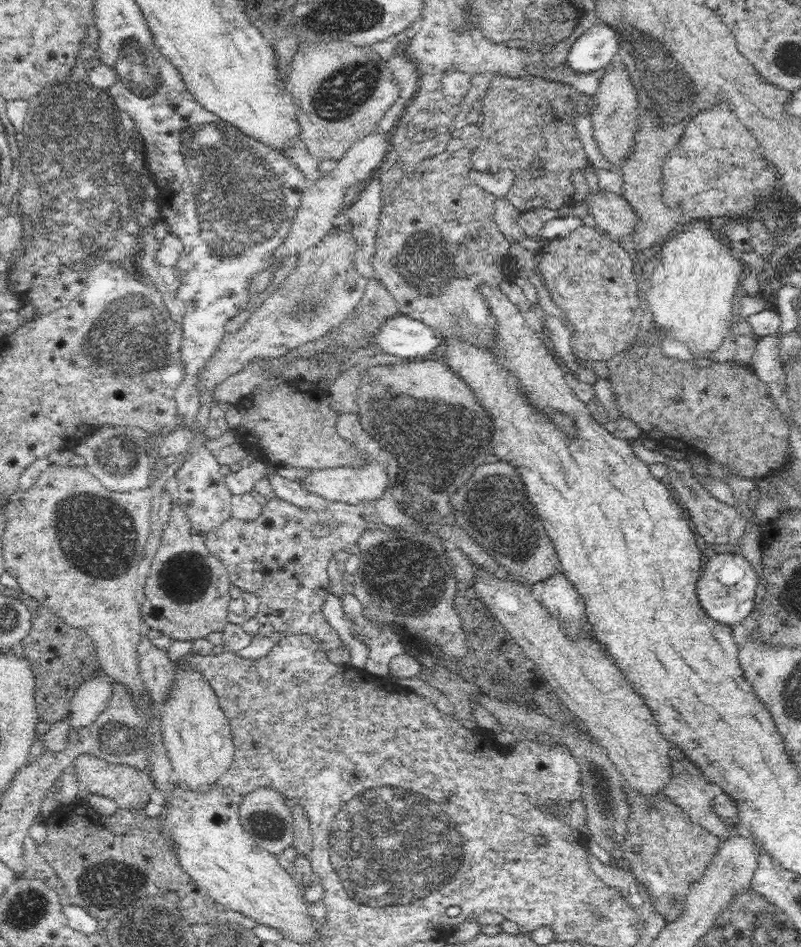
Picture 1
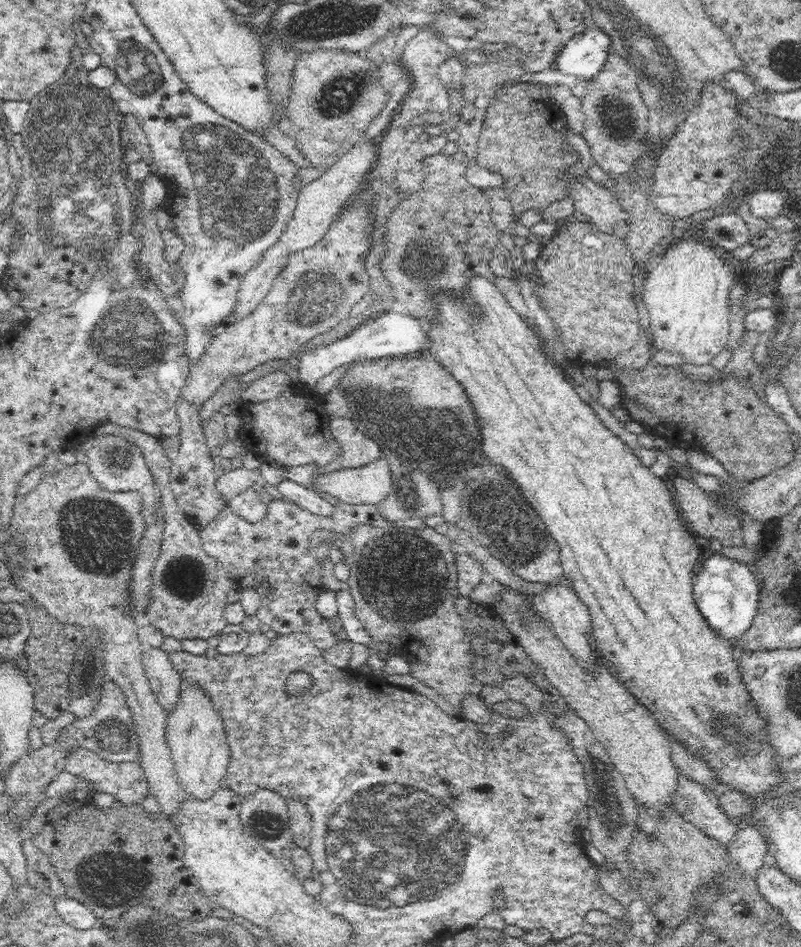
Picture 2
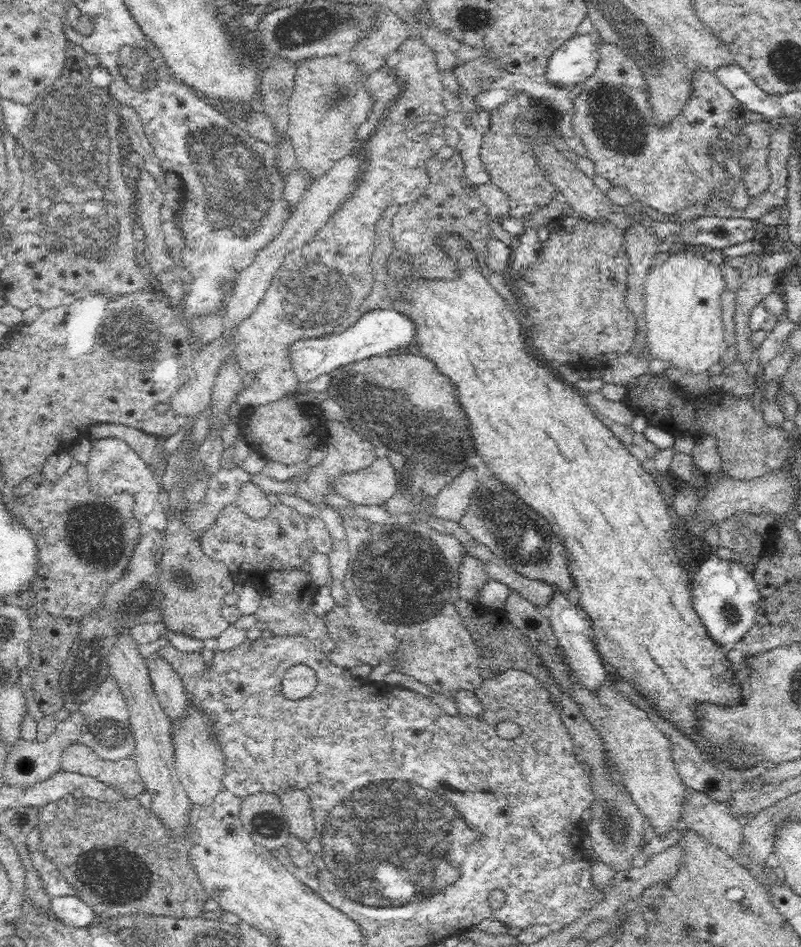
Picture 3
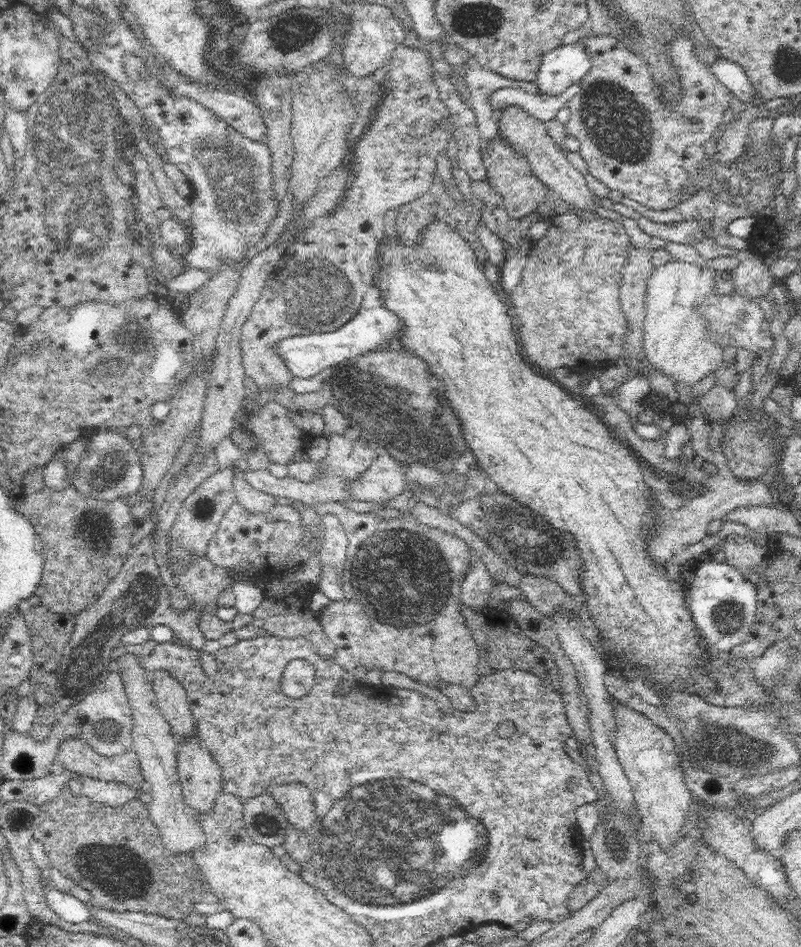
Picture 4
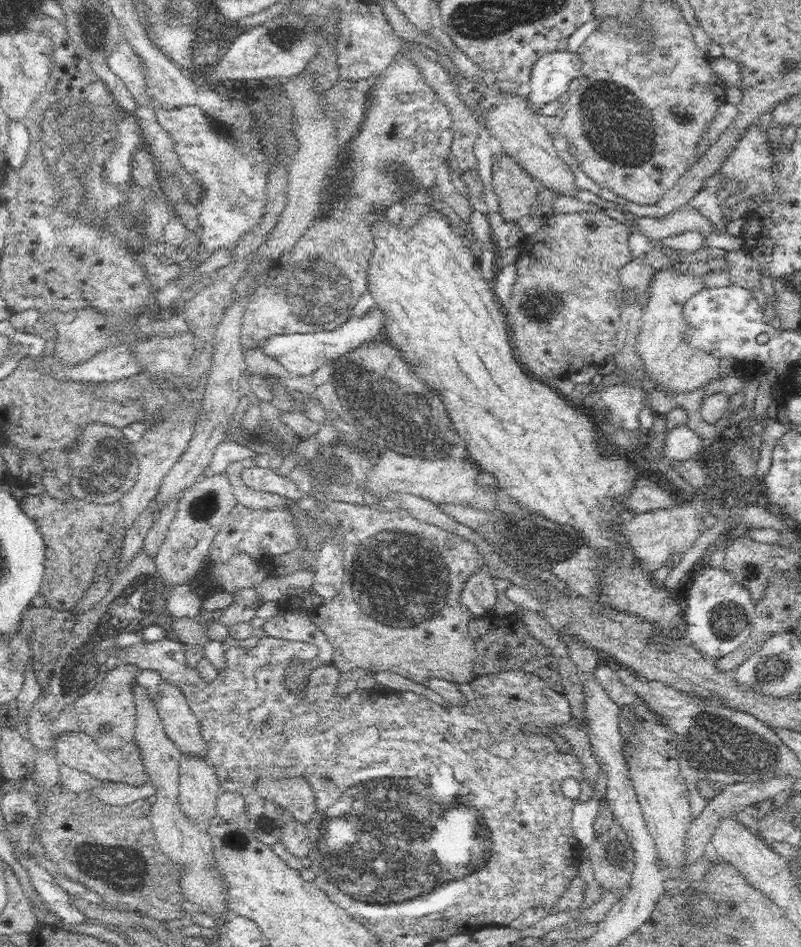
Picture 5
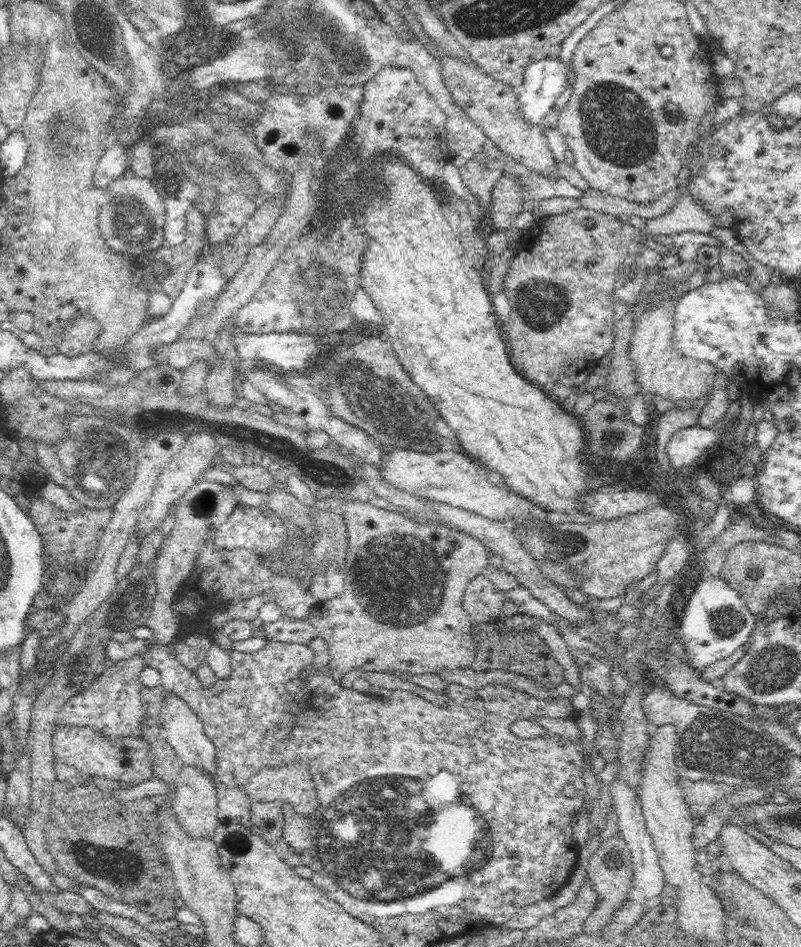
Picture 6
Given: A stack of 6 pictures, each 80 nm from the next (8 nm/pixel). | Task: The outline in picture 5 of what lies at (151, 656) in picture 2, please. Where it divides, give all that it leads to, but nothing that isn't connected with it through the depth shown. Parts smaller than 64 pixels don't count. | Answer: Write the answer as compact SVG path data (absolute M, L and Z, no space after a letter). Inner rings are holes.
M160 680L160 684L153 691L157 712L164 723L166 734L173 743L182 754L203 756L209 761L206 741L202 739L202 731L200 731L200 721L192 712L182 691L163 680Z

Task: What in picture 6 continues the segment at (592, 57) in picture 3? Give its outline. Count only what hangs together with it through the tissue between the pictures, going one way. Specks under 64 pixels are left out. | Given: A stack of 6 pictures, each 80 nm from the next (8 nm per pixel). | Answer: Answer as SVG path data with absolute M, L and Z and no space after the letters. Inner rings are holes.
M546 57L533 62L530 67L526 68L523 82L524 90L520 93L518 92L517 100L524 121L532 125L541 126L547 113L549 113L557 103L556 100L561 96L561 93L566 90L569 73L572 73L571 64L568 66L562 59L554 59L552 57Z

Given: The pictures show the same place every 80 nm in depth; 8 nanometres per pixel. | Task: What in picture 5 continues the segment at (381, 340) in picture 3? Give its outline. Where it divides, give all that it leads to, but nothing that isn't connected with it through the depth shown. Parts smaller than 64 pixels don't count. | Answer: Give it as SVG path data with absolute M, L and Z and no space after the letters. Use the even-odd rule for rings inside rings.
M376 307L361 317L350 317L350 320L347 319L342 326L334 328L330 332L322 330L322 332L275 334L262 343L261 350L286 368L290 375L304 376L313 374L323 365L334 365L342 355L347 355L364 344L376 342L379 340L377 338L383 326L382 312Z

